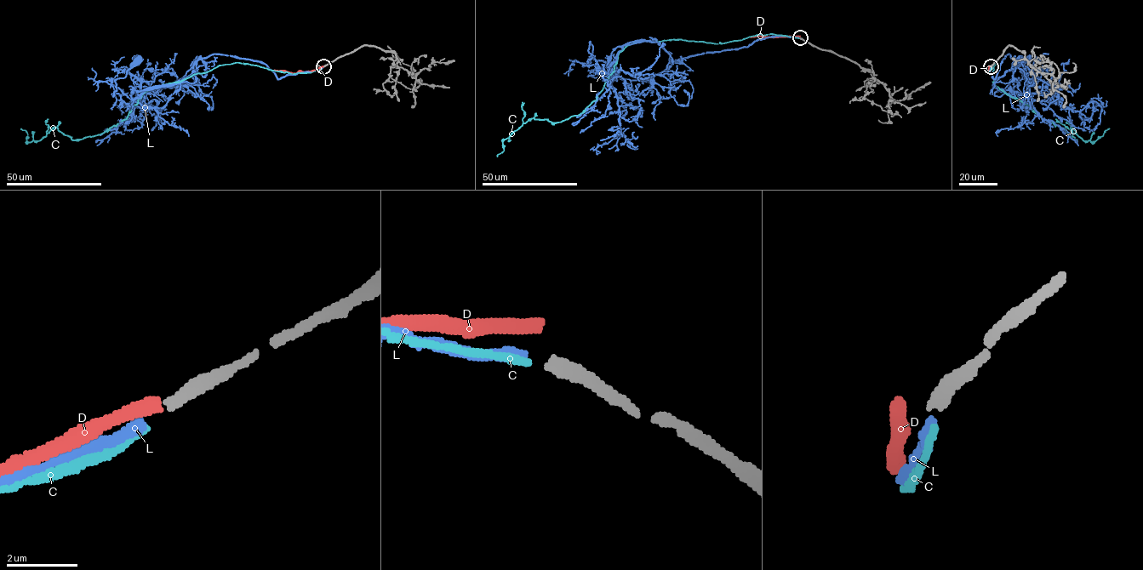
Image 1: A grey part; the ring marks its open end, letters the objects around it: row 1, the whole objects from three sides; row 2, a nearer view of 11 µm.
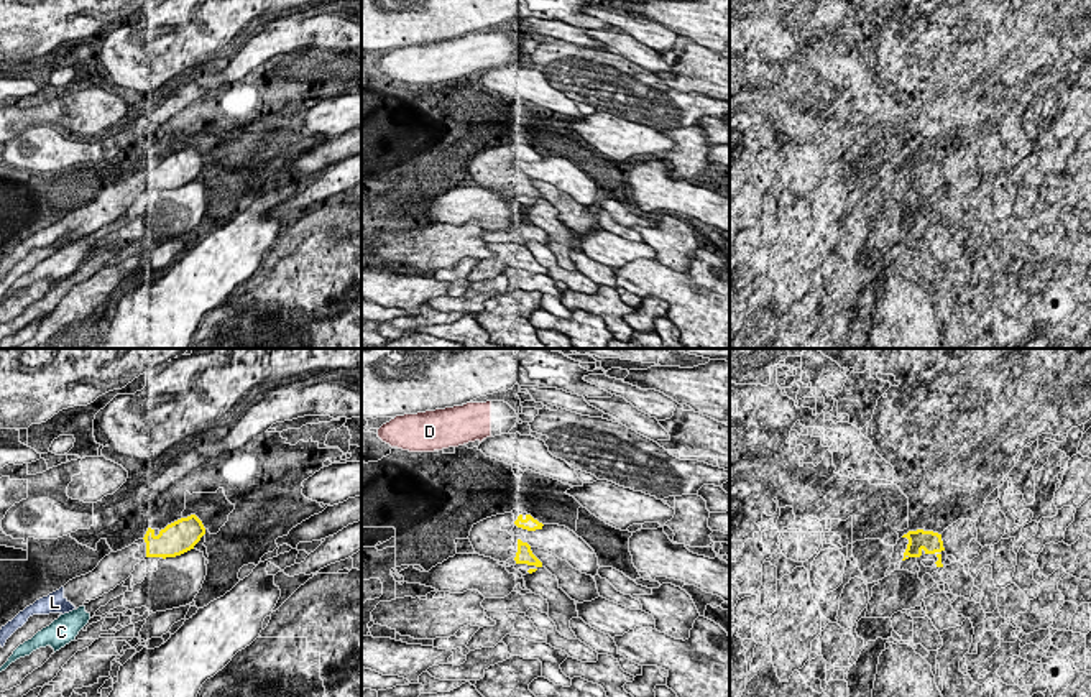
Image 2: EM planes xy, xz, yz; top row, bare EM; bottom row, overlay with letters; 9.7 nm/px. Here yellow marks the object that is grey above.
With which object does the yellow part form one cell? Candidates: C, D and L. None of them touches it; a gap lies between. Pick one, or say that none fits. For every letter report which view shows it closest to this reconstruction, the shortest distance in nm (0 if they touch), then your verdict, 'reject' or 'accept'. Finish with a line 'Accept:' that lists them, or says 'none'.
C: view xy; gap 800 nm; reject
D: view xz; gap 800 nm; reject
L: view xy; gap 850 nm; accept
Accept: L

